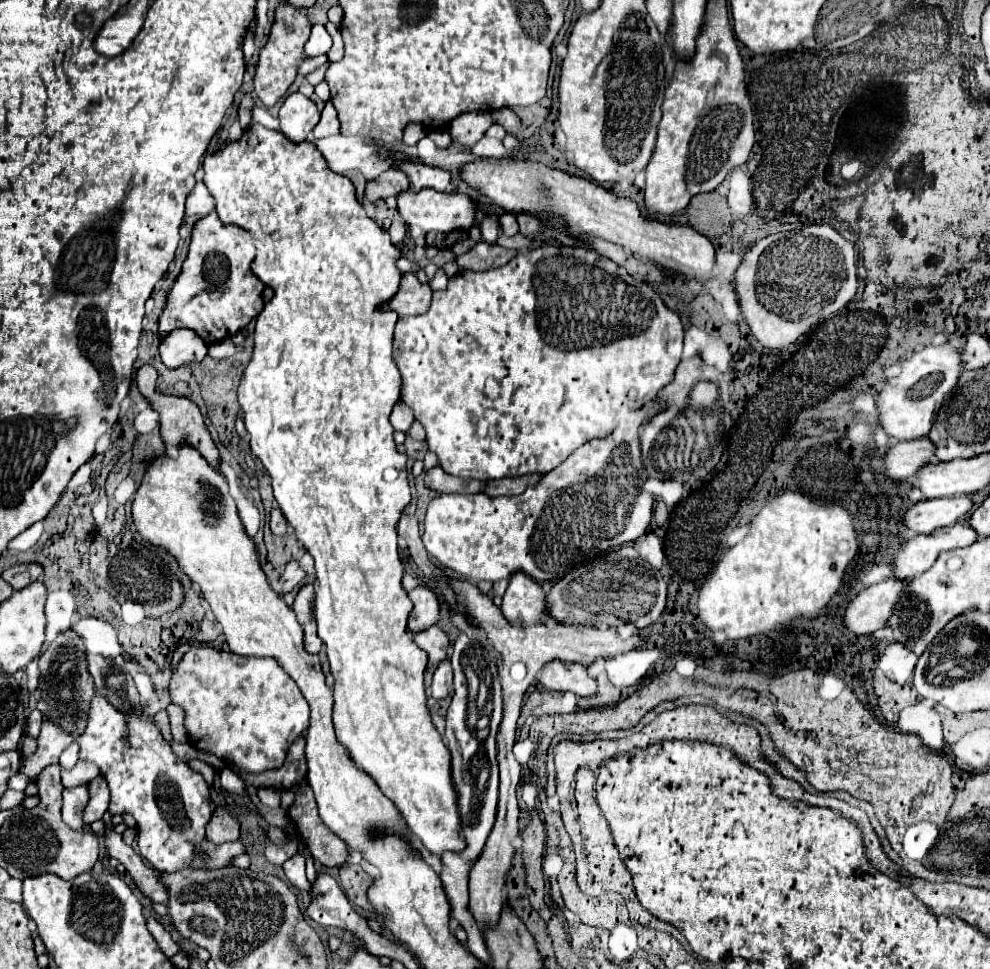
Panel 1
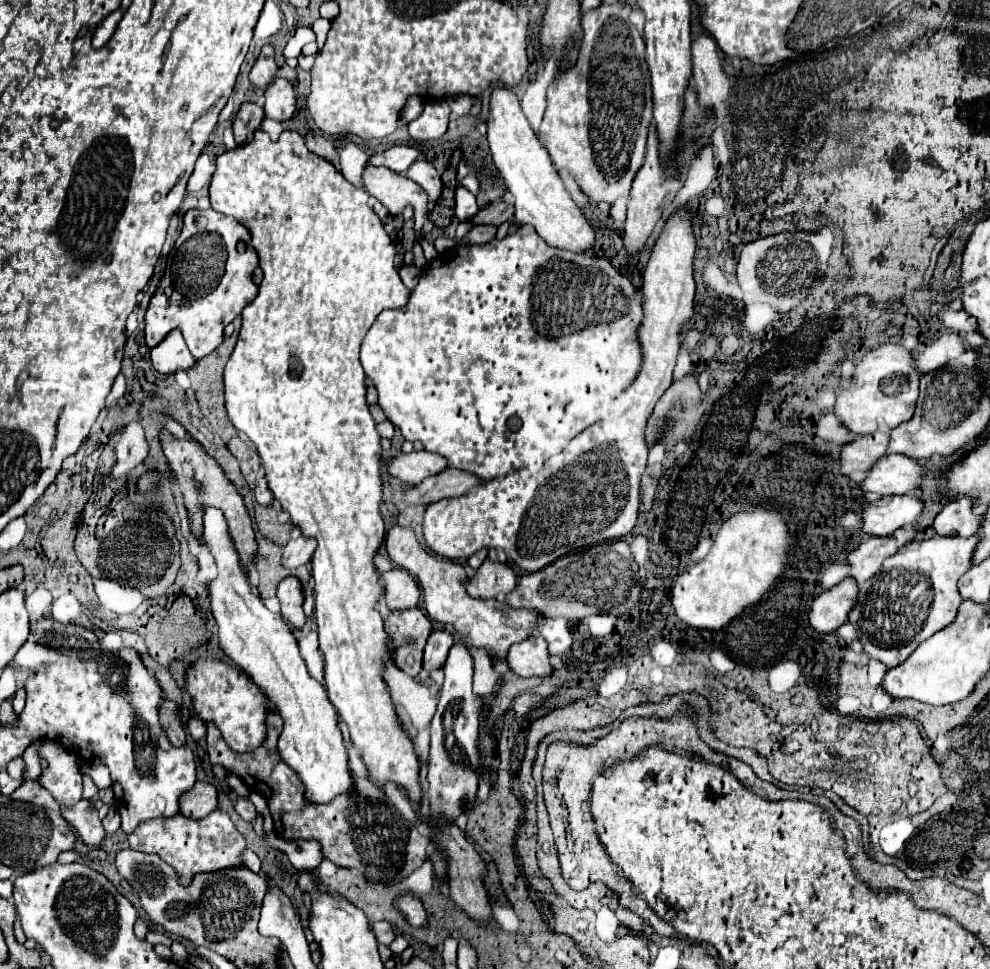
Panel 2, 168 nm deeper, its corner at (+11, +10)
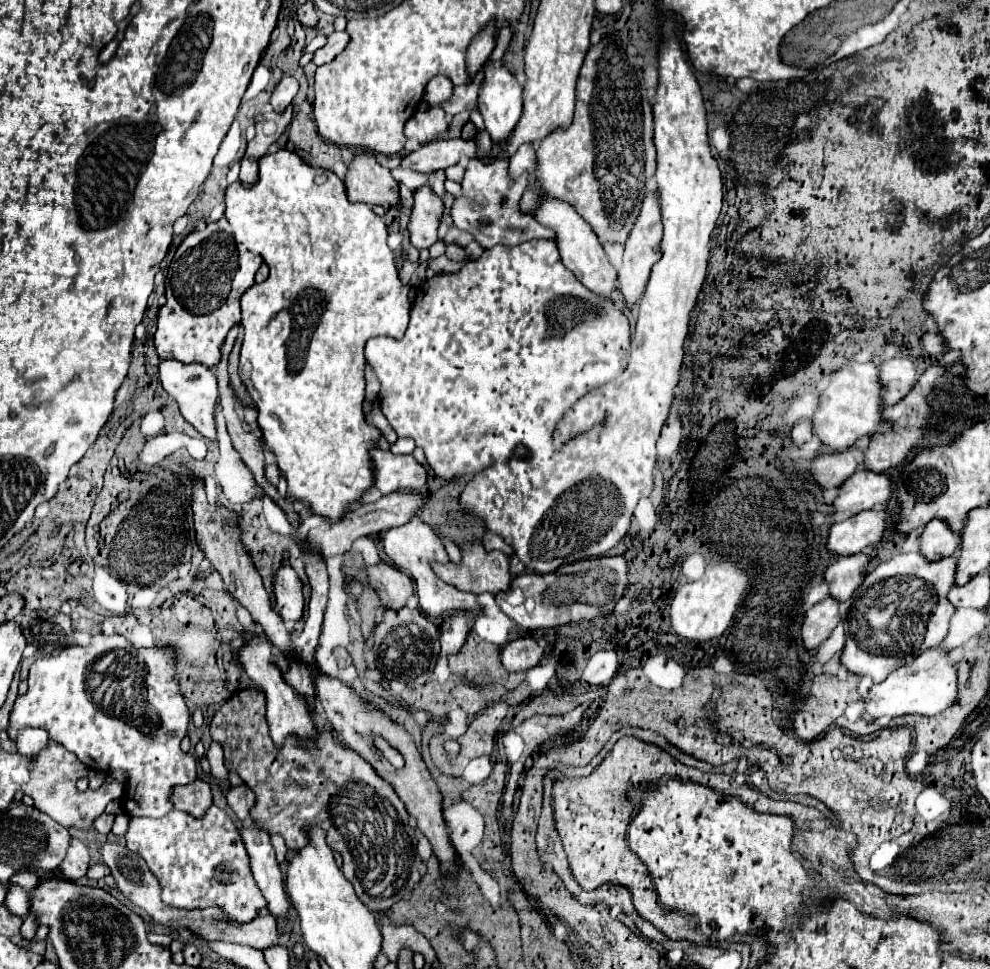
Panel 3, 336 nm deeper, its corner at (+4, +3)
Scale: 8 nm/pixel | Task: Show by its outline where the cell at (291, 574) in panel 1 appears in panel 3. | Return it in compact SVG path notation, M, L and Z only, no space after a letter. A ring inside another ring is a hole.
M390 493L390 495L384 495L380 501L376 503L368 503L360 509L356 509L354 513L346 513L342 517L342 521L336 521L336 523L330 523L330 521L324 521L320 527L312 529L308 533L310 537L310 545L316 543L318 549L322 549L322 557L328 559L328 557L334 557L334 555L340 555L340 553L346 553L352 543L358 539L358 537L364 537L364 535L376 535L380 531L386 531L390 527L398 527L398 525L404 525L410 521L410 517L414 513L418 513L422 509L422 499L418 495L408 495L408 493Z

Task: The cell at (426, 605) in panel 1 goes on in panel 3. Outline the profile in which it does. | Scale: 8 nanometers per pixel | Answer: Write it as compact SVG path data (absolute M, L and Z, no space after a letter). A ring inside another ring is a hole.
M378 563L366 567L366 573L370 587L378 593L382 605L388 609L402 609L406 605L406 599L414 593L410 577L400 573L390 563Z

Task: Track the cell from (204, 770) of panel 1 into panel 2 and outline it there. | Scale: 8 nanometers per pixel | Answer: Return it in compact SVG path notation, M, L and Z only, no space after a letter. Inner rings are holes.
M163 700L159 704L159 722L161 722L161 728L165 730L165 734L167 734L167 738L171 740L173 746L179 748L179 746L187 744L187 734L185 734L185 728L181 726L181 722L179 722L175 702Z

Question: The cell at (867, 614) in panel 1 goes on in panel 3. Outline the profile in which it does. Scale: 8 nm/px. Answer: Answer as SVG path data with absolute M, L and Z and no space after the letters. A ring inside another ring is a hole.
M832 597L816 603L804 613L802 619L802 645L804 649L816 649L824 639L830 637L838 625L838 601Z

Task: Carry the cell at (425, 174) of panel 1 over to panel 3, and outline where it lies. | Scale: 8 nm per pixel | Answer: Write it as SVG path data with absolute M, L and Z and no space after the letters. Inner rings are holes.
M428 185L414 191L414 207L408 223L408 233L410 233L410 243L418 251L428 249L438 241L436 231L442 219L442 211L444 203Z

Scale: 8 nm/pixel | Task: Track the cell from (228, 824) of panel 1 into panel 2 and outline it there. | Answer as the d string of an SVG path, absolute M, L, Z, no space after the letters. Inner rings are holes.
M197 782L187 794L183 794L181 814L187 818L205 818L219 808L217 790L209 782Z

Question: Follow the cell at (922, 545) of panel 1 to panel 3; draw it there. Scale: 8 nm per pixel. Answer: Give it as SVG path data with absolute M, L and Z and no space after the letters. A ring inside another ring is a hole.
M858 553L854 557L838 557L824 571L824 581L828 583L830 597L836 601L846 601L862 583L868 571L868 555Z

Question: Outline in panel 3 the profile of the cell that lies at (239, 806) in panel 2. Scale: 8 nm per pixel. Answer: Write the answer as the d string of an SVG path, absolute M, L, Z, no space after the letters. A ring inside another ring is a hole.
M230 785L226 791L226 803L236 813L236 817L244 821L254 805L254 793L248 789L248 785Z

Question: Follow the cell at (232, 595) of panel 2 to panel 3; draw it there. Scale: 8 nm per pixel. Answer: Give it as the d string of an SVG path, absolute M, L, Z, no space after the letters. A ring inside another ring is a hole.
M254 641L254 643L248 643L246 647L240 649L240 663L244 667L244 671L248 673L248 677L260 687L264 689L266 693L266 723L268 723L268 729L270 729L270 737L276 745L282 745L282 741L288 737L288 735L298 735L304 743L308 739L316 739L316 727L314 723L310 721L310 715L308 715L308 707L306 707L306 699L296 695L294 691L290 691L290 687L286 685L280 669L272 663L272 657L270 657L270 649L272 645L266 641L266 643L260 643L260 641Z

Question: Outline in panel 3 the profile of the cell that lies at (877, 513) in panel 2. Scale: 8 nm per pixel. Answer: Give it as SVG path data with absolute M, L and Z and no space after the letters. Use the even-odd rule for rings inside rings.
M862 511L850 519L834 523L826 539L826 549L834 555L870 551L884 535L886 517L884 511Z

